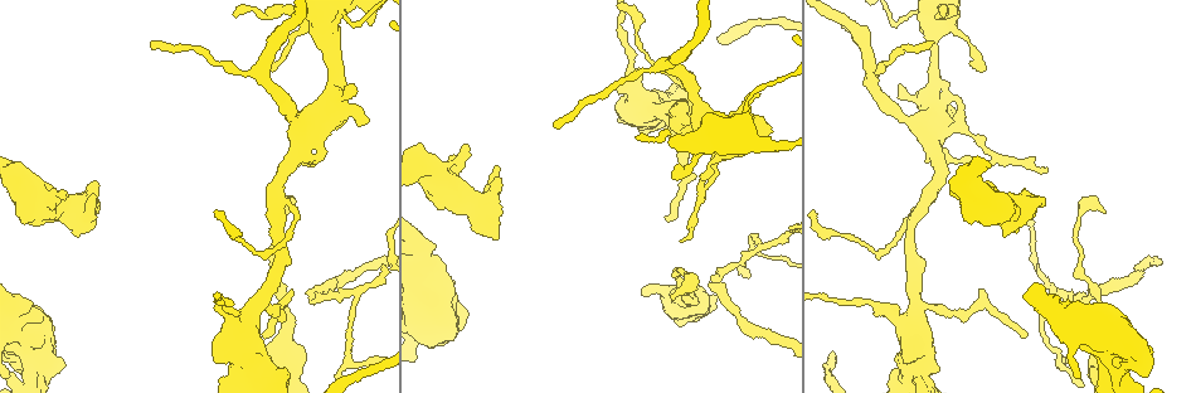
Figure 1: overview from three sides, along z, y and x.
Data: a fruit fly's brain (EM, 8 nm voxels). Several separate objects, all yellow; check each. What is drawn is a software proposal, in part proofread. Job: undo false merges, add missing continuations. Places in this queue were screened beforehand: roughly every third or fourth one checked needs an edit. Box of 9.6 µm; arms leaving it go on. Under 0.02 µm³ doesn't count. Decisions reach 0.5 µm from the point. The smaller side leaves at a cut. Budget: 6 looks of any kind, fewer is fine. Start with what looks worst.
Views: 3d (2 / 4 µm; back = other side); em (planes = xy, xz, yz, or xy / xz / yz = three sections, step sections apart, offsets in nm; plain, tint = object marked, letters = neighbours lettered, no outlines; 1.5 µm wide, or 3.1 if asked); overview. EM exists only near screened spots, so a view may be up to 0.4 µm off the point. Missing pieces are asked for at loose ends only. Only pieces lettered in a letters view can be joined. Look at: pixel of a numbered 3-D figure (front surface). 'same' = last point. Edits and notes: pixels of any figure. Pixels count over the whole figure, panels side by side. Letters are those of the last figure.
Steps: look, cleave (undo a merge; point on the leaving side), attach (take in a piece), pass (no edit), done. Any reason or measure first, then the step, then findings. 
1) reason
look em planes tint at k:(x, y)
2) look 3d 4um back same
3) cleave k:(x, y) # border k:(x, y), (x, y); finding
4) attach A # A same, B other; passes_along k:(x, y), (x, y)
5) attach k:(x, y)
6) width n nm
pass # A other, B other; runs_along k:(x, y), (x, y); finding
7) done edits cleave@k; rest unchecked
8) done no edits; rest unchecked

tapers out
look em yz step 8 letters at 1:(273, 70)

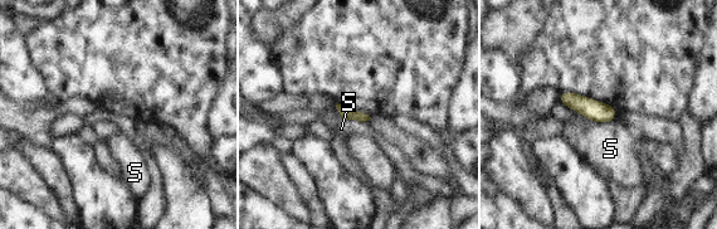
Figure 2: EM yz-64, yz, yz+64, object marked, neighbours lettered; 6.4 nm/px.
look em planes letters same

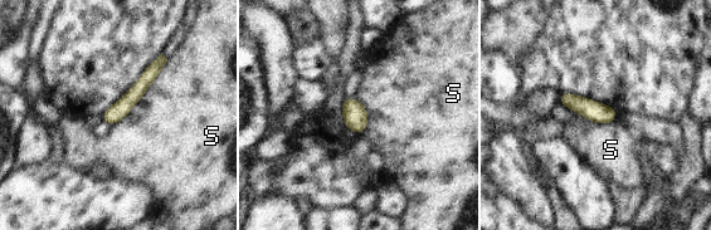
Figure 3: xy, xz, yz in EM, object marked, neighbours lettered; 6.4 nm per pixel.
pass # S other; runs_along 3:(161, 59), (139, 89), (105, 117); no lettered piece goes on from it

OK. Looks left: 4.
end of a long branch
look 3d 4um at 1:(1047, 171)

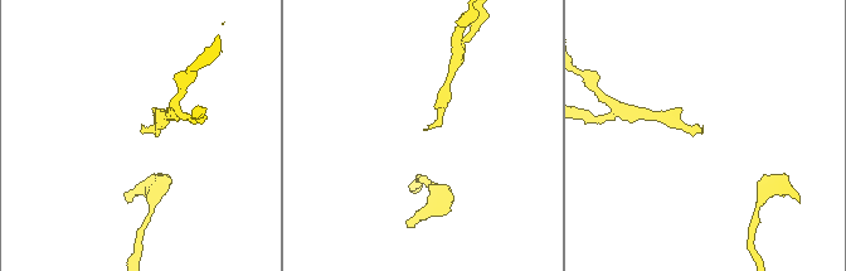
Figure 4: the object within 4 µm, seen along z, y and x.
look em planes letters at 4:(700, 133)

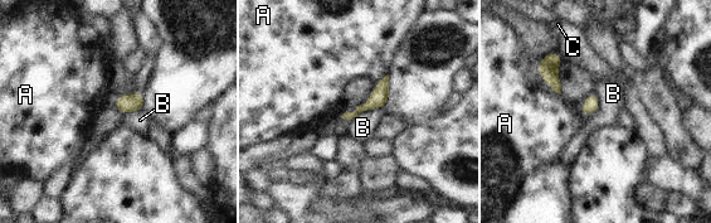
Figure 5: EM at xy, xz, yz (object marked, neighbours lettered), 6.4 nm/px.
longest_contact A 280 nm
pass # A other, B other, C other; no lettered piece goes on from it

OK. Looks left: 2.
done no edits; rest unchecked

